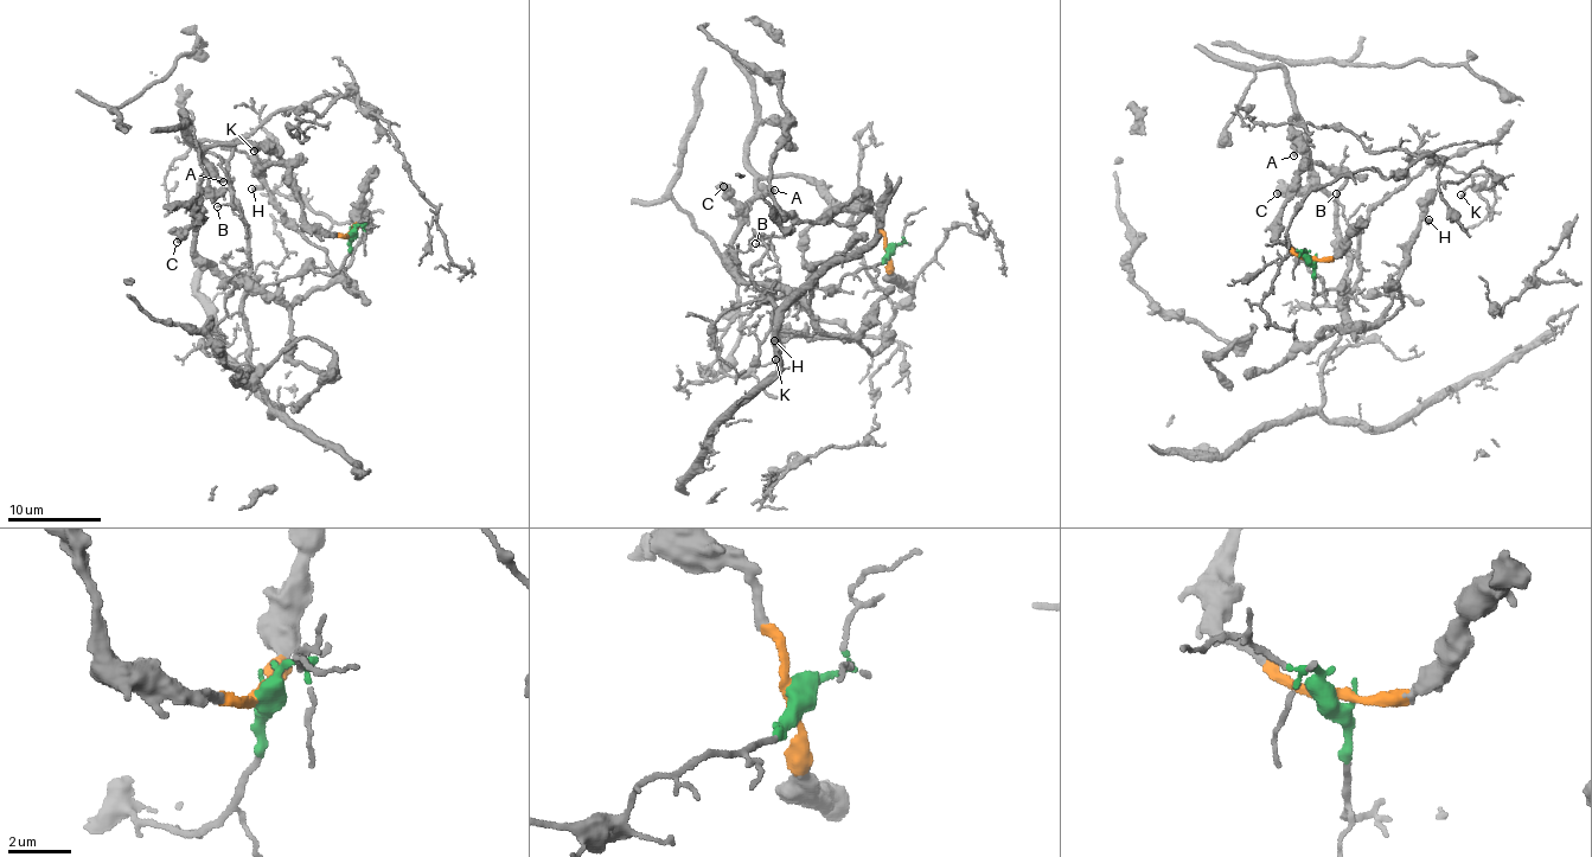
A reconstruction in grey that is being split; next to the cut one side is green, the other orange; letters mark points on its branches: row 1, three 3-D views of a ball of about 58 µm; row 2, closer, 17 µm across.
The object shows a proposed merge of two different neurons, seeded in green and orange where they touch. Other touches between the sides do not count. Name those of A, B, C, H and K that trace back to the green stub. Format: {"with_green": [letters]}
{"with_green": ["B", "K"]}

